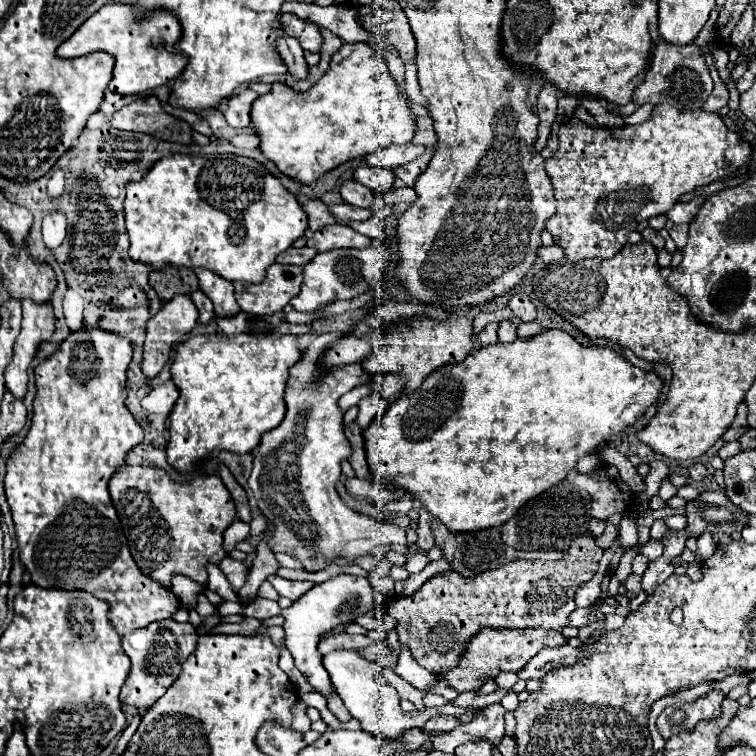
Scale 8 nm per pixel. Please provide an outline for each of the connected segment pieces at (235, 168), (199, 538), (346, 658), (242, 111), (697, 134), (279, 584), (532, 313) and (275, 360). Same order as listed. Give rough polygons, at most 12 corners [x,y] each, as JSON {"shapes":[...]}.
{"shapes":[[[258,160],[126,184],[132,260],[260,284],[308,228]],[[124,464],[114,508],[136,564],[204,584],[236,518],[218,474]],[[358,650],[324,656],[362,730],[400,738],[440,708],[400,712],[382,668]],[[254,90],[230,98],[224,116],[230,126],[252,126]],[[722,116],[570,118],[546,230],[612,258],[642,220],[746,164]],[[268,576],[268,582],[280,596],[298,600],[314,584]],[[524,293],[510,298],[508,306],[522,322],[536,318],[536,307]],[[298,336],[176,348],[168,462],[250,452],[286,416]]]}

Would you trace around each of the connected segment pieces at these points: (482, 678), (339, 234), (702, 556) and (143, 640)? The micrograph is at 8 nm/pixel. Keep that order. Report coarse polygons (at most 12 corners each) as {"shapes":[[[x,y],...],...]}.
{"shapes":[[[482,628],[458,664],[438,674],[456,692],[518,672],[546,646],[542,628]],[[344,224],[316,230],[306,246],[326,252],[364,248],[370,240]],[[710,532],[697,539],[696,561],[705,562],[716,551]],[[152,622],[122,636],[132,668],[126,706],[150,708],[178,678],[206,632]]]}

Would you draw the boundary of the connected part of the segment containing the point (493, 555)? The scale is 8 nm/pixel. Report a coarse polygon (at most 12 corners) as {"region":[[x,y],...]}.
{"region":[[432,520],[452,570],[474,576],[516,560],[498,528],[456,534]]}

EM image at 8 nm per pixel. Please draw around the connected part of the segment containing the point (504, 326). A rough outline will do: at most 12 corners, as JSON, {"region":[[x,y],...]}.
{"region":[[510,320],[500,322],[498,340],[500,342],[514,342],[516,324]]}

